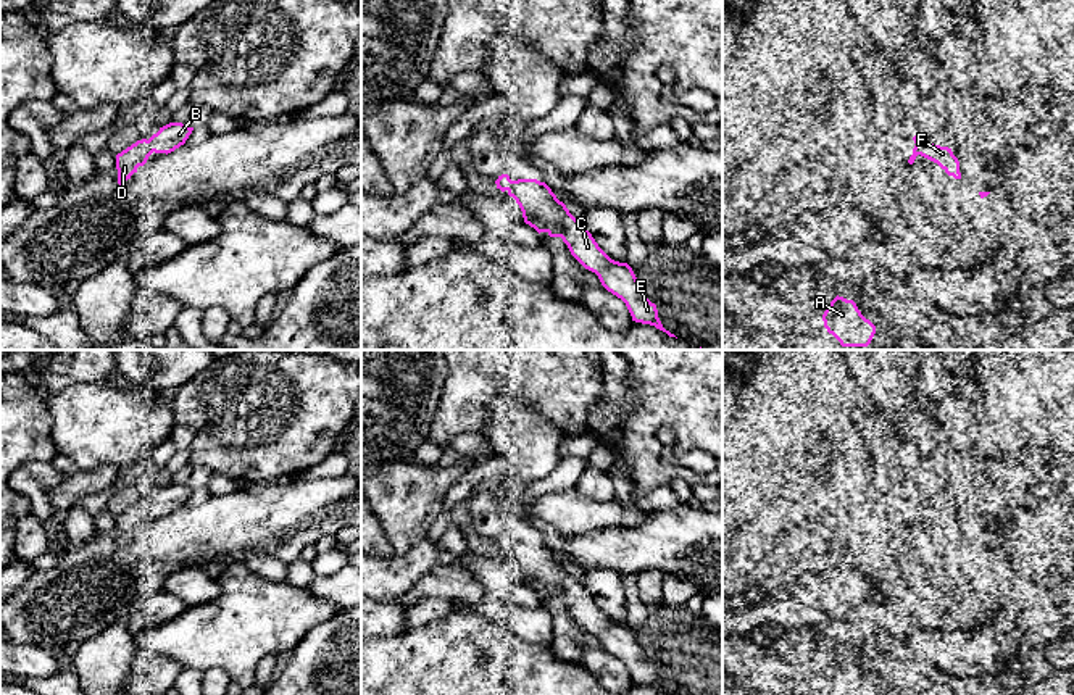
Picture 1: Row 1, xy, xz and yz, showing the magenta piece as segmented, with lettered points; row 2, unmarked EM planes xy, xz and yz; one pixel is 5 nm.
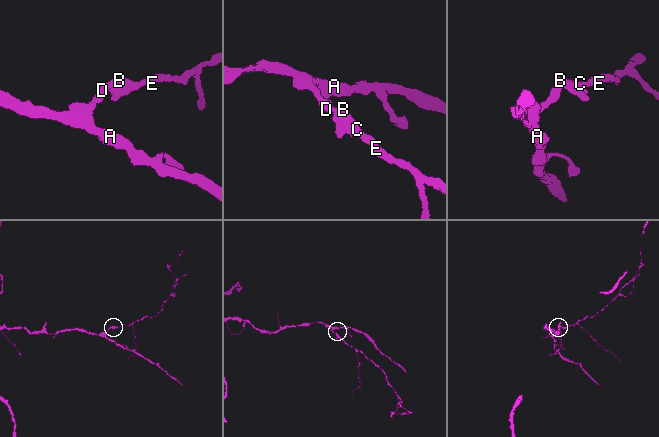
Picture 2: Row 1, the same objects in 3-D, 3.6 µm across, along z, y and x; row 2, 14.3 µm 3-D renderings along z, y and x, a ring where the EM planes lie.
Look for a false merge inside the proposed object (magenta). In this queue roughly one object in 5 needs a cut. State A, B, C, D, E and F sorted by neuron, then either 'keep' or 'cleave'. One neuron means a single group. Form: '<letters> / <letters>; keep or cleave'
A B C D E F; keep

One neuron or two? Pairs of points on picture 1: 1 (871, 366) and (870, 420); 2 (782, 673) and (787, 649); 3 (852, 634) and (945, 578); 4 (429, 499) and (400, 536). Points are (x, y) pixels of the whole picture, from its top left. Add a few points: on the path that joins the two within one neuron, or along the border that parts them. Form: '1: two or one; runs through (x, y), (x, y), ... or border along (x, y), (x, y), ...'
1: two; border along (855, 386), (894, 429)
2: two; border along (761, 644), (789, 660), (807, 678)
3: two; border along (908, 586), (923, 595), (949, 595), (955, 599)
4: one; runs through (420, 508), (403, 526)

